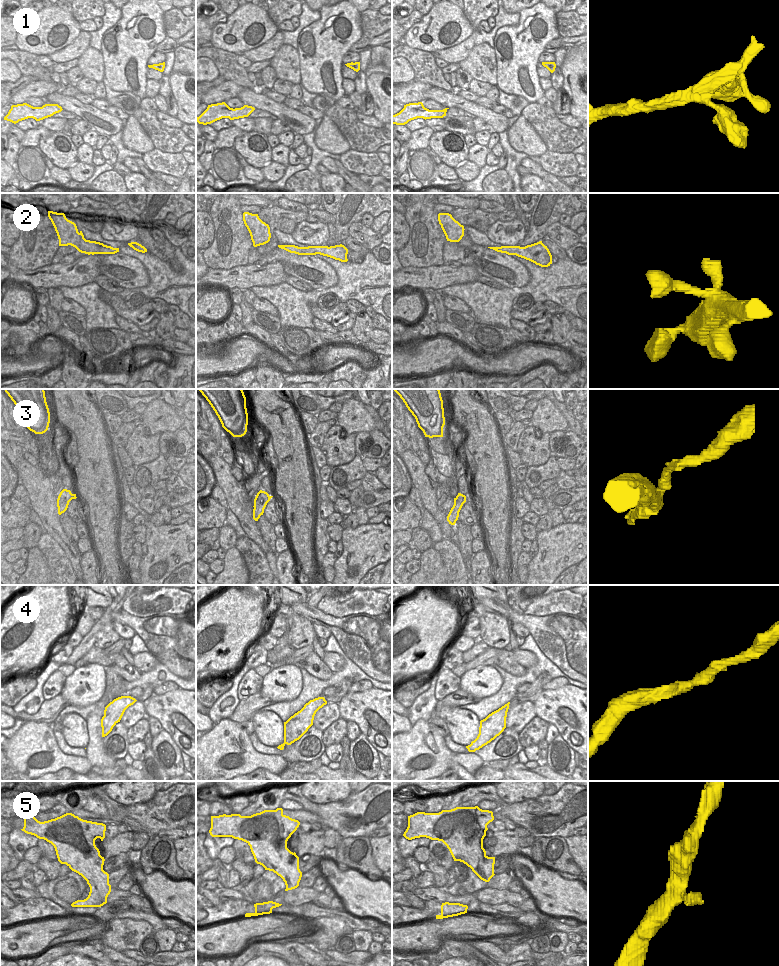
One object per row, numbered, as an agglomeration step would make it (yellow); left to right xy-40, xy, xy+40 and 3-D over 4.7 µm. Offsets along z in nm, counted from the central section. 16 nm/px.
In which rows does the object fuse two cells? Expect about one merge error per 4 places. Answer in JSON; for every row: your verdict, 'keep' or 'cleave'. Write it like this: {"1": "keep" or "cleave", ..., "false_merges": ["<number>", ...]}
{"1": "keep", "2": "keep", "3": "keep", "4": "keep", "5": "keep", "false_merges": []}

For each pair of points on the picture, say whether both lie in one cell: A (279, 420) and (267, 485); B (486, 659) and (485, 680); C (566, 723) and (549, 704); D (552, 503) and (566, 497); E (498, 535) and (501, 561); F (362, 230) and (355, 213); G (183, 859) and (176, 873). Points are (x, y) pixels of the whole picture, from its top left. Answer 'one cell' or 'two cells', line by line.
A: two cells
B: two cells
C: one cell
D: one cell
E: one cell
F: two cells
G: two cells

